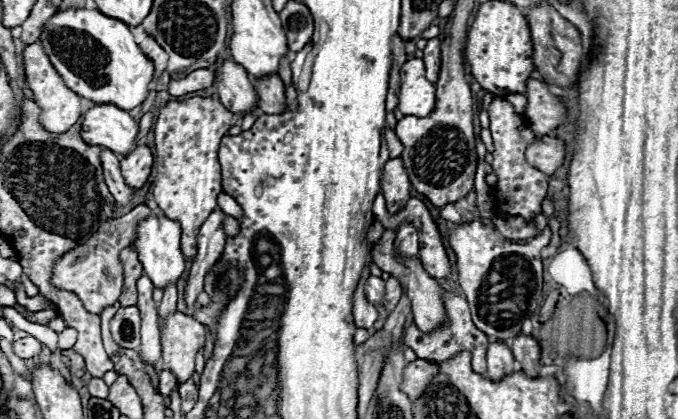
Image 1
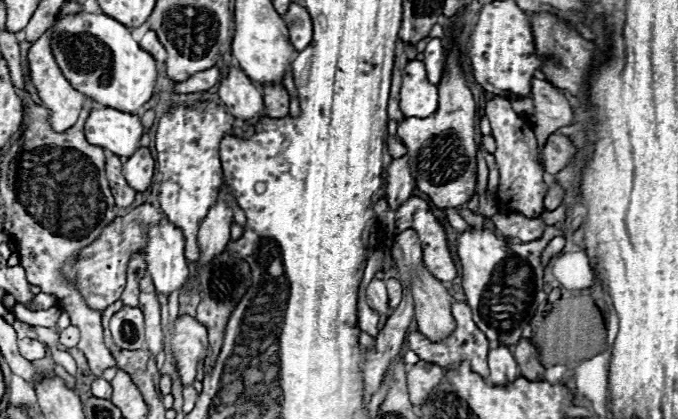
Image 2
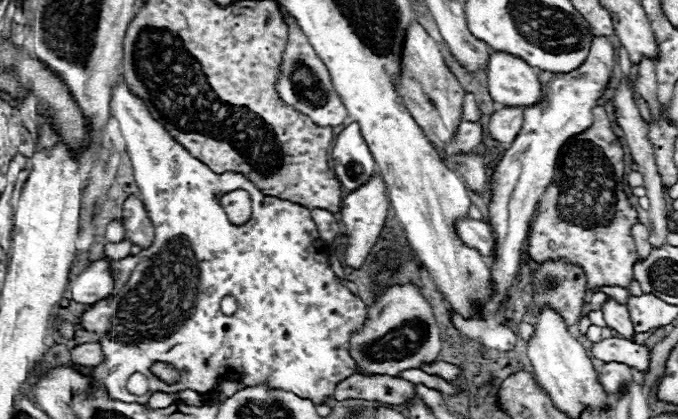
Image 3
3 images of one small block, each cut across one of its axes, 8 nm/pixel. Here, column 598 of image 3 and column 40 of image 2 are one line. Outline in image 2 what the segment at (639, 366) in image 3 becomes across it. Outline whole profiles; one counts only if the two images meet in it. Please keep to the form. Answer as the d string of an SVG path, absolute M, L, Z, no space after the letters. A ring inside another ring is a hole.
M34 338L20 340L18 348L20 348L20 354L28 360L40 360L46 356L46 344L42 344L40 340L34 340Z

